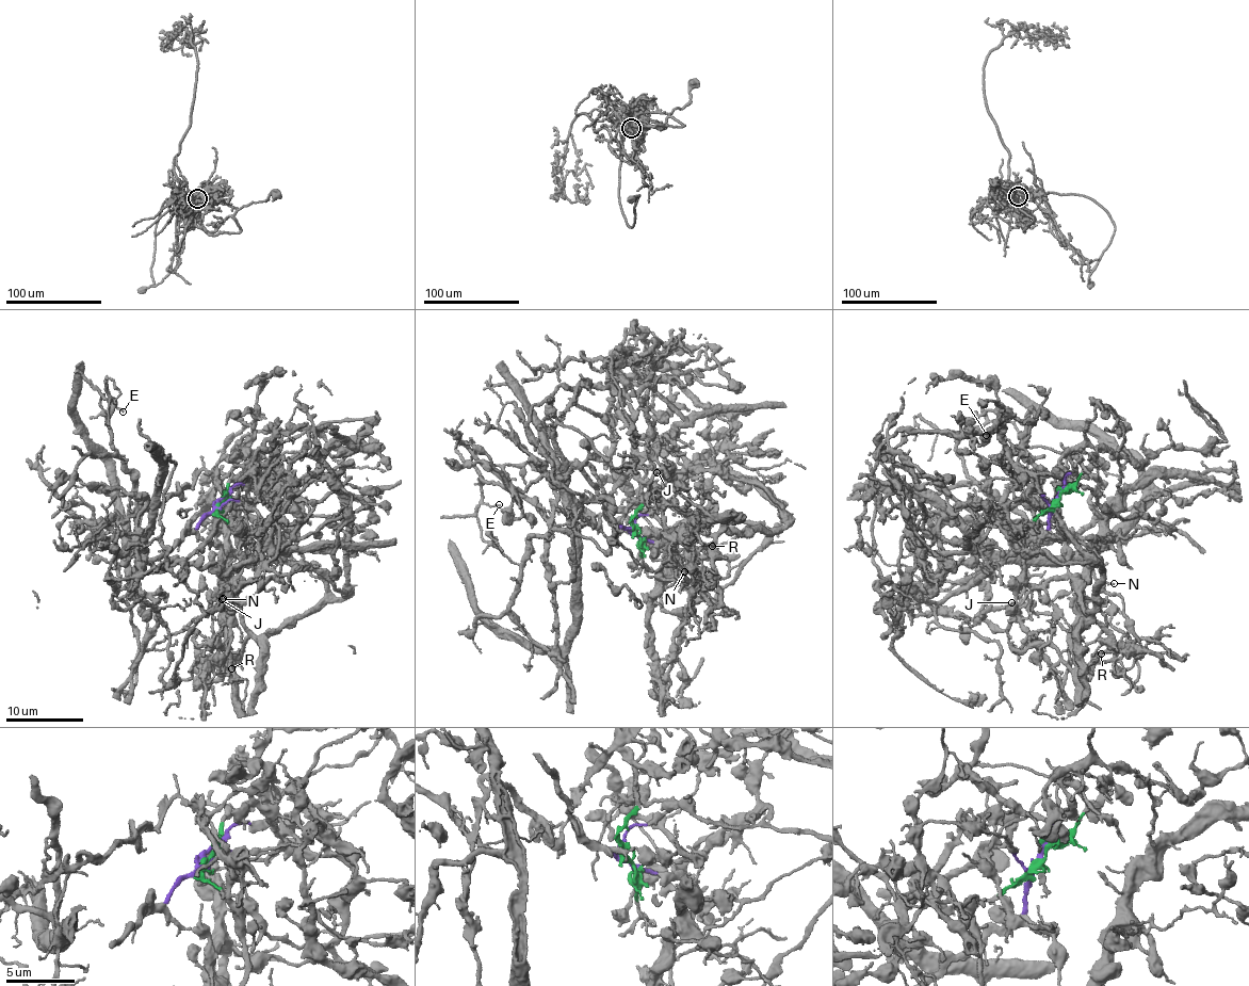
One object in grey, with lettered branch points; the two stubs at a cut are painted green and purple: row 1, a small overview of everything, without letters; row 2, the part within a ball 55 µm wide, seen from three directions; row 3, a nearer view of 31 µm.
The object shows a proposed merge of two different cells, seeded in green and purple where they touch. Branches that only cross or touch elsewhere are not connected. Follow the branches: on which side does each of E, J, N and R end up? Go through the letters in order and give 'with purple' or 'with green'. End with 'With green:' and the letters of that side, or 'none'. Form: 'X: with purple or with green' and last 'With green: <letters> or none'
E: with purple
J: with green
N: with green
R: with green
With green: J, N, R

